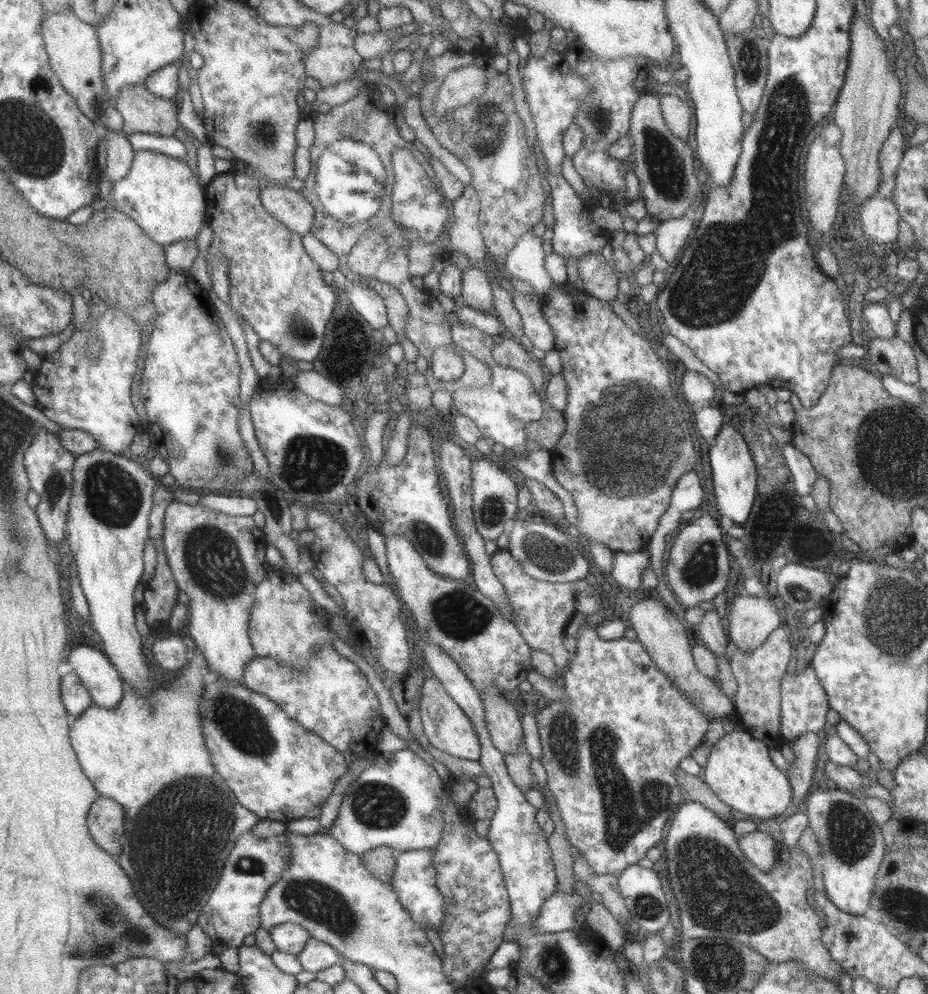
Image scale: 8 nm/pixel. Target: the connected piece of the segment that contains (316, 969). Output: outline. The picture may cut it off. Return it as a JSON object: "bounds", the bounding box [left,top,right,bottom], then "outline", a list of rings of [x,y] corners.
{"bounds":[298,938,344,973],"outline":[[[311,938],[307,942],[305,950],[298,955],[304,968],[313,973],[319,973],[342,963],[344,958],[338,949],[333,948],[333,945],[323,942],[323,940],[317,940],[317,938]]]}

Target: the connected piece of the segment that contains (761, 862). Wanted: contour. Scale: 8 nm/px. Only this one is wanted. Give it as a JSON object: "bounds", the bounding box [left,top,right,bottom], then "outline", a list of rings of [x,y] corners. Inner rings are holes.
{"bounds":[738,832,776,871],"outline":[[[747,832],[739,837],[738,847],[747,860],[759,870],[769,871],[776,862],[774,854],[775,841],[765,832]]]}

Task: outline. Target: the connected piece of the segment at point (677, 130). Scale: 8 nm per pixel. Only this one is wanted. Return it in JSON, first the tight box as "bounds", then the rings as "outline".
{"bounds":[659,92,692,142],"outline":[[[673,92],[659,96],[659,106],[664,122],[671,130],[673,136],[686,142],[689,136],[689,122],[691,122],[692,109],[689,100],[679,99]]]}

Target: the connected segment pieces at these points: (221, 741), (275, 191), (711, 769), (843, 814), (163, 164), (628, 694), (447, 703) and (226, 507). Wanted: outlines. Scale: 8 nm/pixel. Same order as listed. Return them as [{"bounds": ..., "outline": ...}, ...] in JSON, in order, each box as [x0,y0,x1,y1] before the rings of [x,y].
[{"bounds":[200,677,350,824],"outline":[[[221,677],[207,685],[200,708],[203,732],[214,766],[243,807],[257,814],[262,820],[271,819],[283,824],[303,817],[319,819],[327,798],[333,794],[337,782],[350,768],[343,752],[335,749],[322,736],[309,731],[295,717],[287,714],[281,705],[271,700],[271,697],[251,690],[243,680]]]},{"bounds":[261,187,315,236],"outline":[[[287,187],[262,188],[261,200],[269,213],[279,218],[287,228],[305,236],[311,234],[315,222],[315,205],[303,193]]]},{"bounds":[703,728,791,821],"outline":[[[739,728],[719,738],[710,748],[707,764],[703,768],[703,782],[721,802],[754,821],[783,815],[791,802],[790,783],[785,772],[773,766],[763,742]]]},{"bounds":[805,786,885,915],"outline":[[[822,786],[805,802],[808,828],[819,844],[821,872],[826,898],[839,910],[852,915],[863,915],[876,883],[876,872],[881,864],[885,841],[880,825],[875,823],[857,793],[832,786]]]},{"bounds":[108,150,210,245],"outline":[[[139,150],[133,169],[114,182],[108,205],[136,220],[159,244],[170,245],[185,239],[198,239],[203,223],[208,220],[210,201],[206,187],[187,166],[186,161],[159,152]]]},{"bounds":[536,622,711,877],"outline":[[[587,622],[581,623],[579,629],[575,629],[574,635],[576,637],[575,655],[572,657],[569,669],[559,678],[569,693],[569,700],[550,701],[536,713],[544,747],[541,763],[548,774],[547,784],[555,797],[559,815],[564,821],[572,846],[585,858],[593,873],[618,877],[631,864],[635,864],[637,860],[645,857],[647,850],[653,848],[663,838],[663,826],[677,812],[678,806],[682,802],[681,792],[679,792],[680,786],[674,774],[676,774],[676,770],[679,770],[679,762],[683,758],[690,757],[692,750],[702,744],[703,734],[707,732],[711,720],[707,718],[707,715],[703,715],[695,705],[691,705],[687,696],[683,695],[671,683],[671,680],[665,677],[665,673],[659,671],[659,667],[653,663],[649,653],[645,651],[645,647],[638,640],[632,641],[625,639],[625,637],[617,640],[603,640],[595,633],[595,627],[588,626]]]},{"bounds":[422,674,482,761],"outline":[[[434,674],[426,679],[423,685],[422,719],[424,731],[430,737],[431,745],[443,752],[447,752],[459,759],[480,761],[482,758],[482,742],[475,731],[470,716],[455,702],[450,692],[443,686],[443,682]]]},{"bounds":[201,493,259,516],"outline":[[[202,493],[201,505],[229,516],[253,516],[259,511],[257,500],[243,494]]]}]

